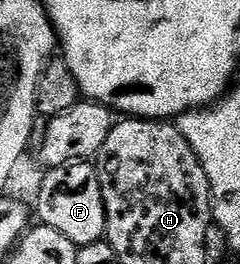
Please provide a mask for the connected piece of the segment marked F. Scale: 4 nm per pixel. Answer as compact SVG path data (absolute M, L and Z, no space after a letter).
M78 161L75 163L68 163L62 167L50 167L44 172L46 175L41 179L41 188L37 191L37 211L35 207L35 215L37 215L44 226L50 227L51 229L59 229L59 233L63 233L63 237L67 237L67 241L71 241L77 247L86 247L92 243L100 243L105 238L105 206L103 205L103 193L99 189L99 177L97 176L97 168L92 162L89 161Z

